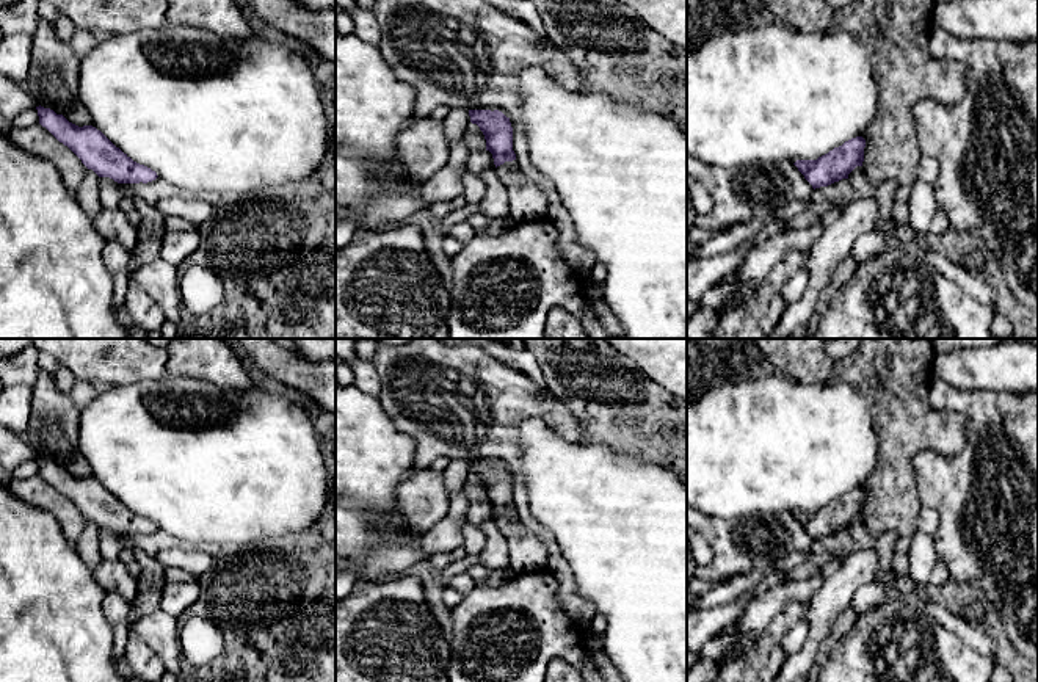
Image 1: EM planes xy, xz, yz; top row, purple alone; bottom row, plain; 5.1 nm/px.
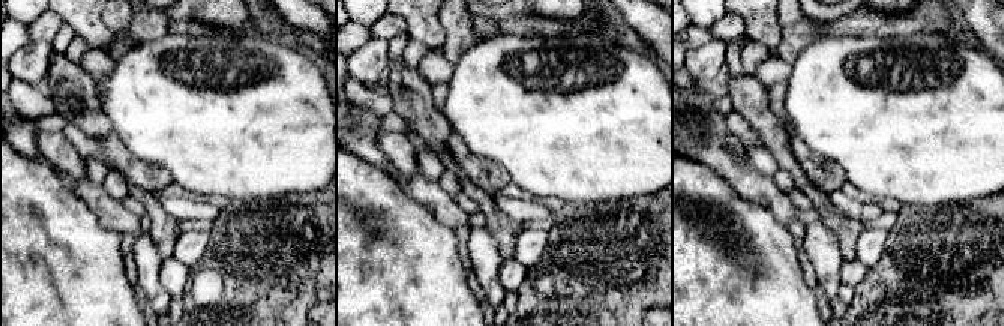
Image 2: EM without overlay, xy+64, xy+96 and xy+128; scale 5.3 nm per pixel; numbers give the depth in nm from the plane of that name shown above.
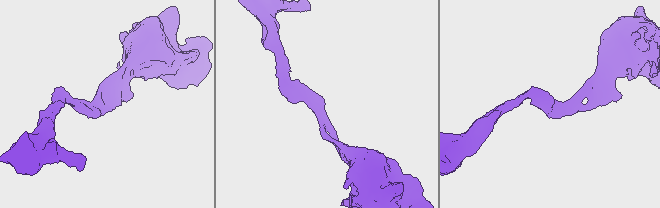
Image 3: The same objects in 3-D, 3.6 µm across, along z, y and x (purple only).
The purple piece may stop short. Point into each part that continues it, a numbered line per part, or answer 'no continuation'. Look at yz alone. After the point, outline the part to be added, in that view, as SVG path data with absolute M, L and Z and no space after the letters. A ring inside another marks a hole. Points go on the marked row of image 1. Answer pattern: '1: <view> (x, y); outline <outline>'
no continuation

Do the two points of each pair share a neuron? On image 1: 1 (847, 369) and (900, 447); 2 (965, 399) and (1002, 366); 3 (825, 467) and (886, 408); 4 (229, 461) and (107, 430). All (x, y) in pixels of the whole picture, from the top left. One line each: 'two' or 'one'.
1: one
2: two
3: two
4: one

